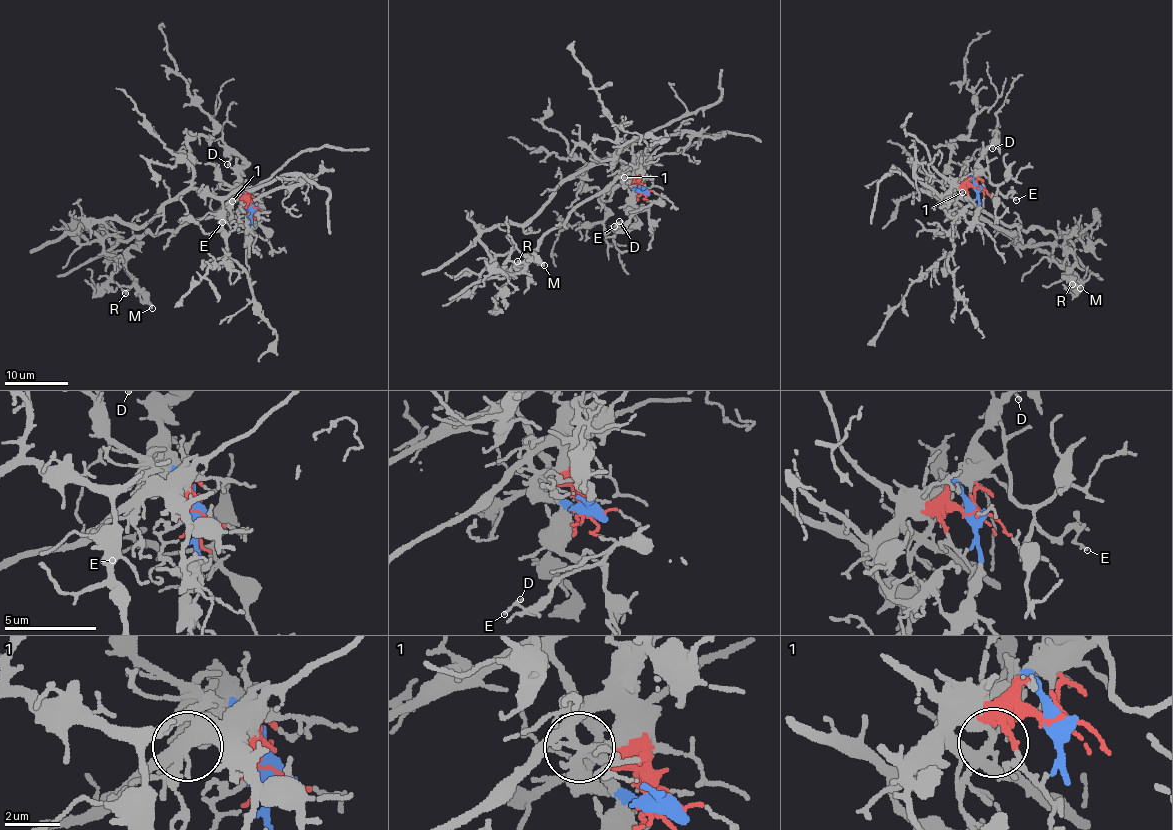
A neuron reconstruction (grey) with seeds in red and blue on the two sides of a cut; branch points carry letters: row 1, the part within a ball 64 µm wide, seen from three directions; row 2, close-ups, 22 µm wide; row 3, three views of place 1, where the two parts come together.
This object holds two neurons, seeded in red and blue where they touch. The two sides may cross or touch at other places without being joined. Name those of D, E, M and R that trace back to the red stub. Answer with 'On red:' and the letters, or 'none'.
On red: M, R

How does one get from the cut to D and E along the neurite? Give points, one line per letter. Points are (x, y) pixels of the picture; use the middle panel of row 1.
D: (641, 192), (638, 190), (632, 199), (630, 209), (636, 224), (624, 229), (619, 221)
E: (641, 192), (635, 191), (635, 206), (641, 205), (647, 209), (614, 227)

